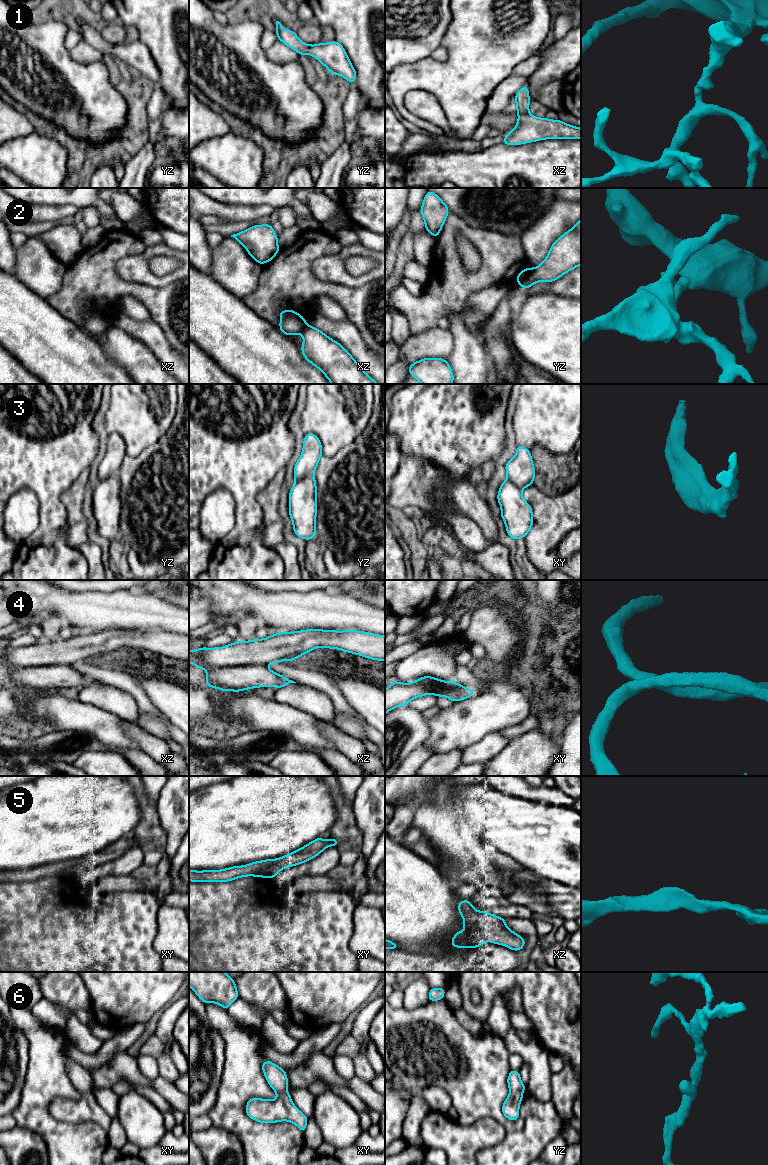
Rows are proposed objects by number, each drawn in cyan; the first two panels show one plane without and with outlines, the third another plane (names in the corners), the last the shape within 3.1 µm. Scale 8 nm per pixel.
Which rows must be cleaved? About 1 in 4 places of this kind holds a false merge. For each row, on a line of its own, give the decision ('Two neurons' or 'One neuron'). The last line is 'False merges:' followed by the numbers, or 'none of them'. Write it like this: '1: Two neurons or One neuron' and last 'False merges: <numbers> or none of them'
1: One neuron
2: Two neurons
3: One neuron
4: One neuron
5: One neuron
6: One neuron
False merges: 2

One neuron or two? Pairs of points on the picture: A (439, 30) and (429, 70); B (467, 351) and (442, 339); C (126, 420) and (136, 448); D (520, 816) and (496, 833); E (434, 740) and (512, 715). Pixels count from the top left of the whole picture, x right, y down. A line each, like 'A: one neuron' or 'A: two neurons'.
A: two neurons
B: two neurons
C: one neuron
D: one neuron
E: one neuron

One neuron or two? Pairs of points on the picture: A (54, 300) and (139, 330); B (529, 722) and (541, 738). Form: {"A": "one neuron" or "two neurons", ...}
{"A": "two neurons", "B": "two neurons"}

